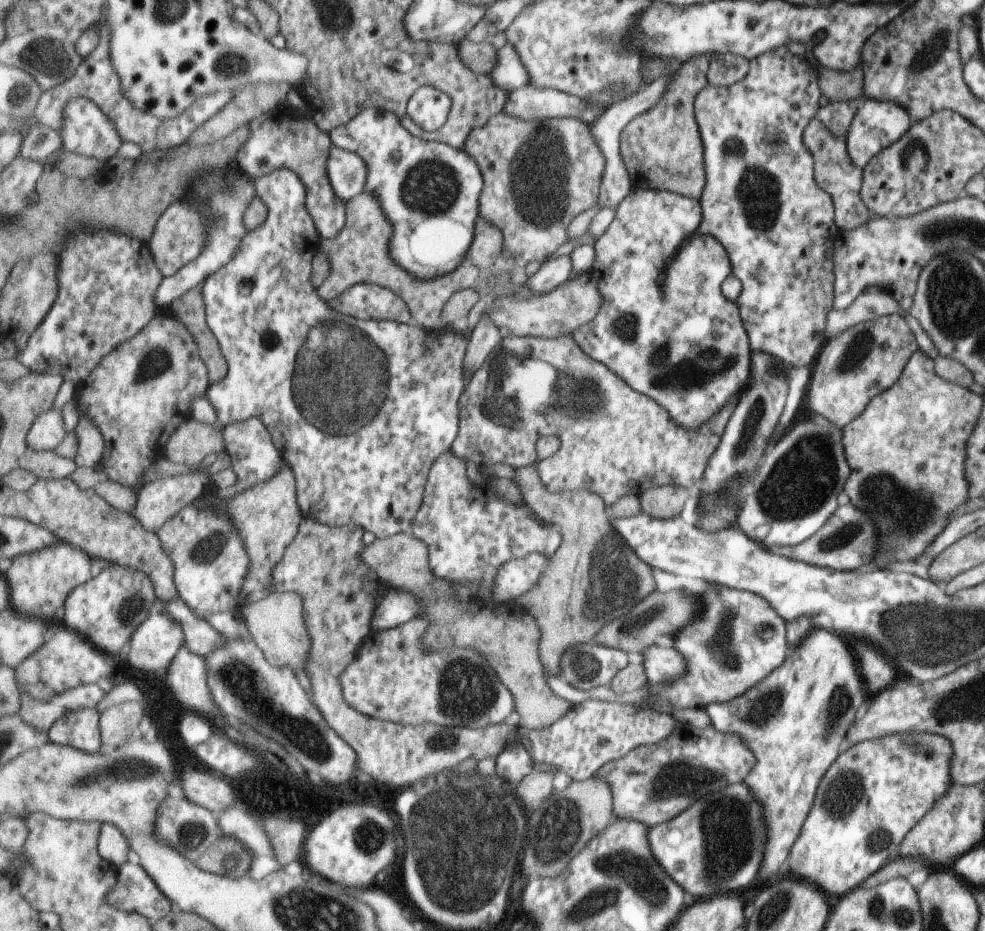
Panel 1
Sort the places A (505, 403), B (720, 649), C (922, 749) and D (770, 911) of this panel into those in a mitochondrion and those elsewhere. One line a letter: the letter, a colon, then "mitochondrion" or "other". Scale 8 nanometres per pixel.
A: mitochondrion
B: mitochondrion
C: mitochondrion
D: mitochondrion

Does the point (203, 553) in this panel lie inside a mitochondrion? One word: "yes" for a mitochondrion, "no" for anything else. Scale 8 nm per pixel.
yes

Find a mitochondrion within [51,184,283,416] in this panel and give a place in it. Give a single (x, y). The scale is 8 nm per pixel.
(156, 361)

